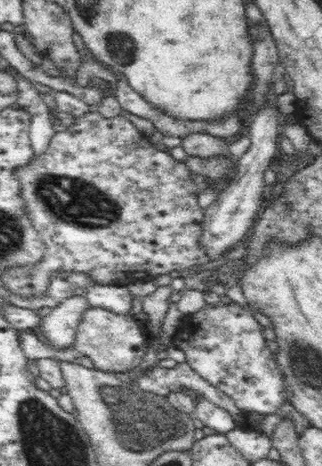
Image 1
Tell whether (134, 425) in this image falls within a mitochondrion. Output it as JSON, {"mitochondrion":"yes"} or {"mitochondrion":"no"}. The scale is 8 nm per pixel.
{"mitochondrion":"yes"}

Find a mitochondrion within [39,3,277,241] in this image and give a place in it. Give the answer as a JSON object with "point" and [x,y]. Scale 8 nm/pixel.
{"point":[122,47]}

